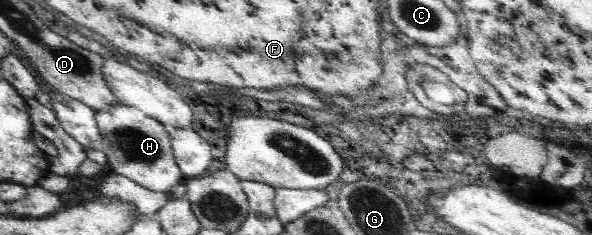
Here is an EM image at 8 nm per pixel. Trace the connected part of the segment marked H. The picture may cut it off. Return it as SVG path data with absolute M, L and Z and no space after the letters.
M119 103L97 110L95 118L101 133L102 149L113 173L125 176L148 190L173 192L184 177L175 160L170 134L161 121L146 116L139 108Z

